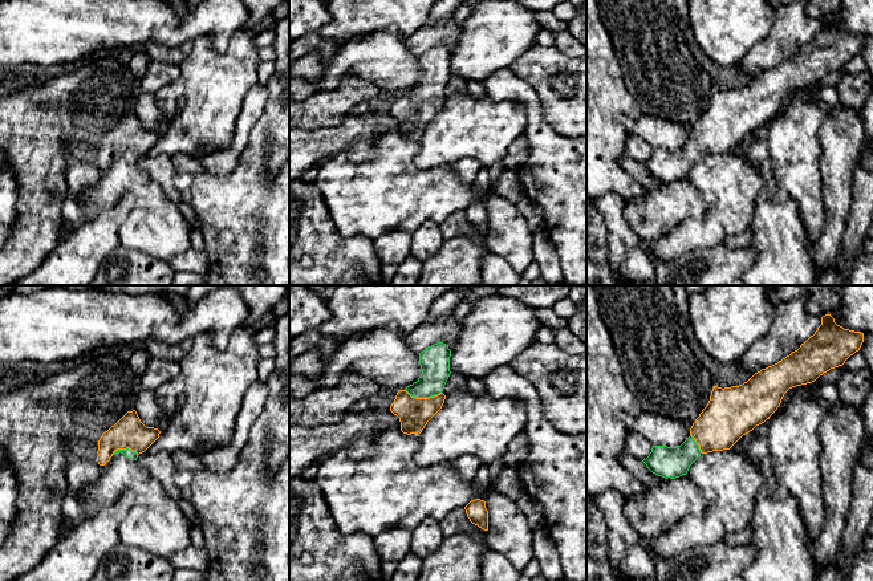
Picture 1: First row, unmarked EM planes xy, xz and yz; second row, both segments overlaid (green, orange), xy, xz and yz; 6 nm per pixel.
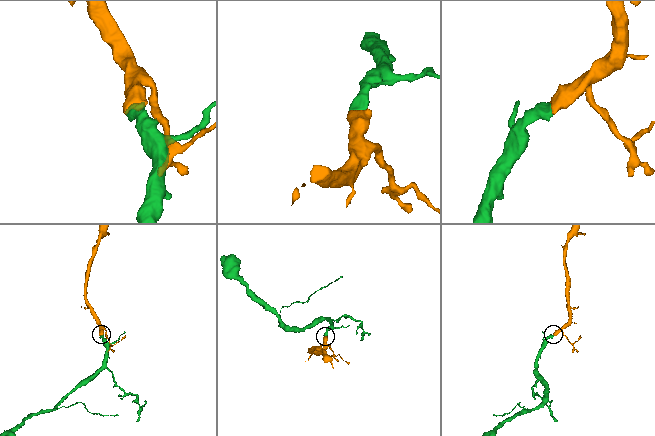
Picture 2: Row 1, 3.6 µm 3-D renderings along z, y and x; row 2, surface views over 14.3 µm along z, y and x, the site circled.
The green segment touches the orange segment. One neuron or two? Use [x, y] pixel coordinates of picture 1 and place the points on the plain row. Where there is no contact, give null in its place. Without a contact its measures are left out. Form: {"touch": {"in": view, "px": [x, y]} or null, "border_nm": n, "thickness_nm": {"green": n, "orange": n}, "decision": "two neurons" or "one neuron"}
{"touch": {"in": "xz", "px": [423, 100]}, "border_nm": 220, "thickness_nm": {"green": 180, "orange": 190}, "decision": "one neuron"}

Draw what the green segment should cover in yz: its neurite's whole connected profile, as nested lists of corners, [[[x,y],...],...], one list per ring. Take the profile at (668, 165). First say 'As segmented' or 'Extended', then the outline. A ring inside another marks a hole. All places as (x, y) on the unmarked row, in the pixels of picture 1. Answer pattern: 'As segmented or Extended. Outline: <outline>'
Extended. Outline: [[[831,17],[823,19],[815,37],[777,66],[755,76],[743,88],[724,92],[714,89],[707,109],[690,131],[690,139],[677,150],[653,149],[651,155],[642,164],[653,176],[665,182],[686,178],[702,157],[730,153],[743,138],[770,122],[789,92],[812,86],[831,72],[842,69],[860,53],[862,45],[864,36],[844,32]]]

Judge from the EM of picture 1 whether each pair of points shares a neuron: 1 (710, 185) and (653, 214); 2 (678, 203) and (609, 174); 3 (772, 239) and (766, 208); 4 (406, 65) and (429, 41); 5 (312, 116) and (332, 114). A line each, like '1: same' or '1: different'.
1: different
2: different
3: same
4: different
5: same

